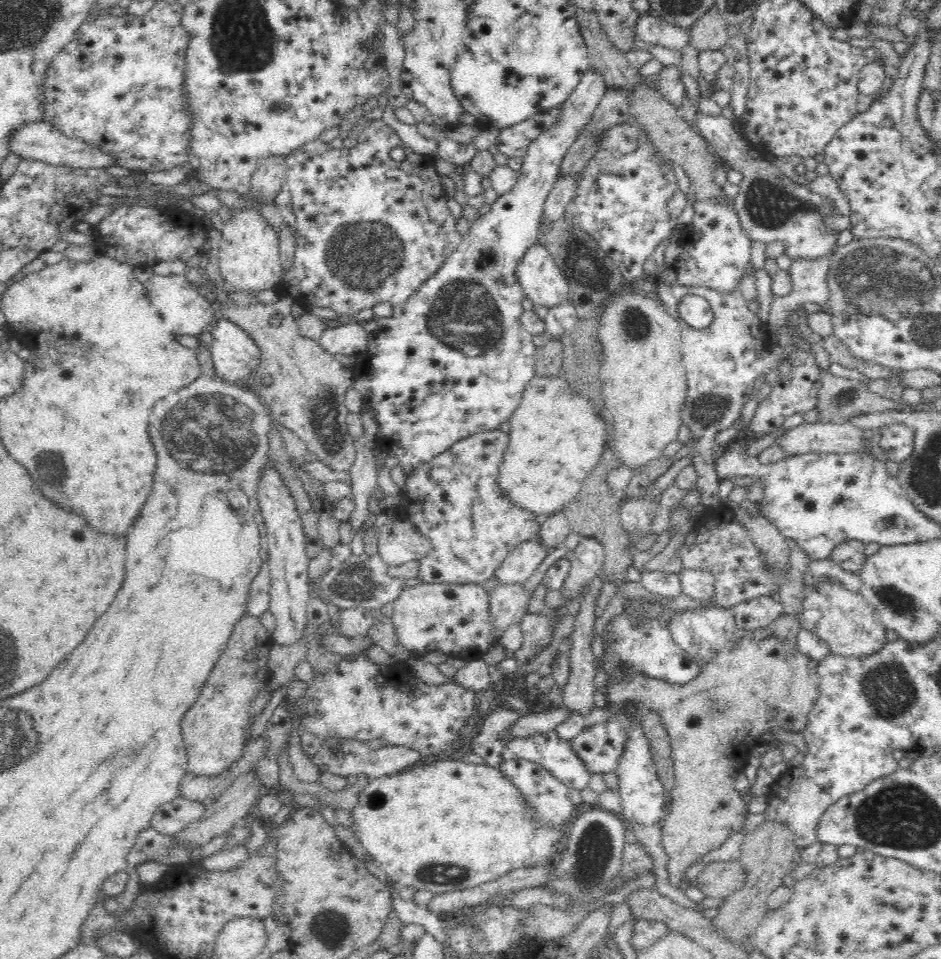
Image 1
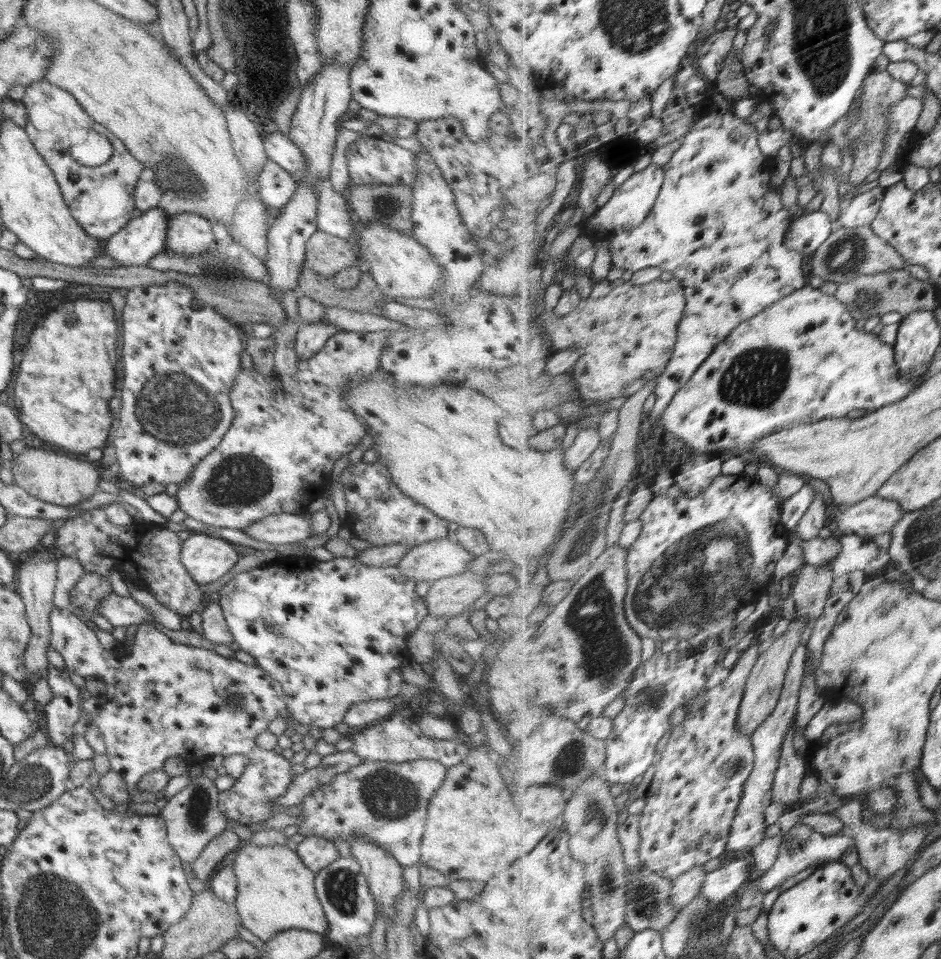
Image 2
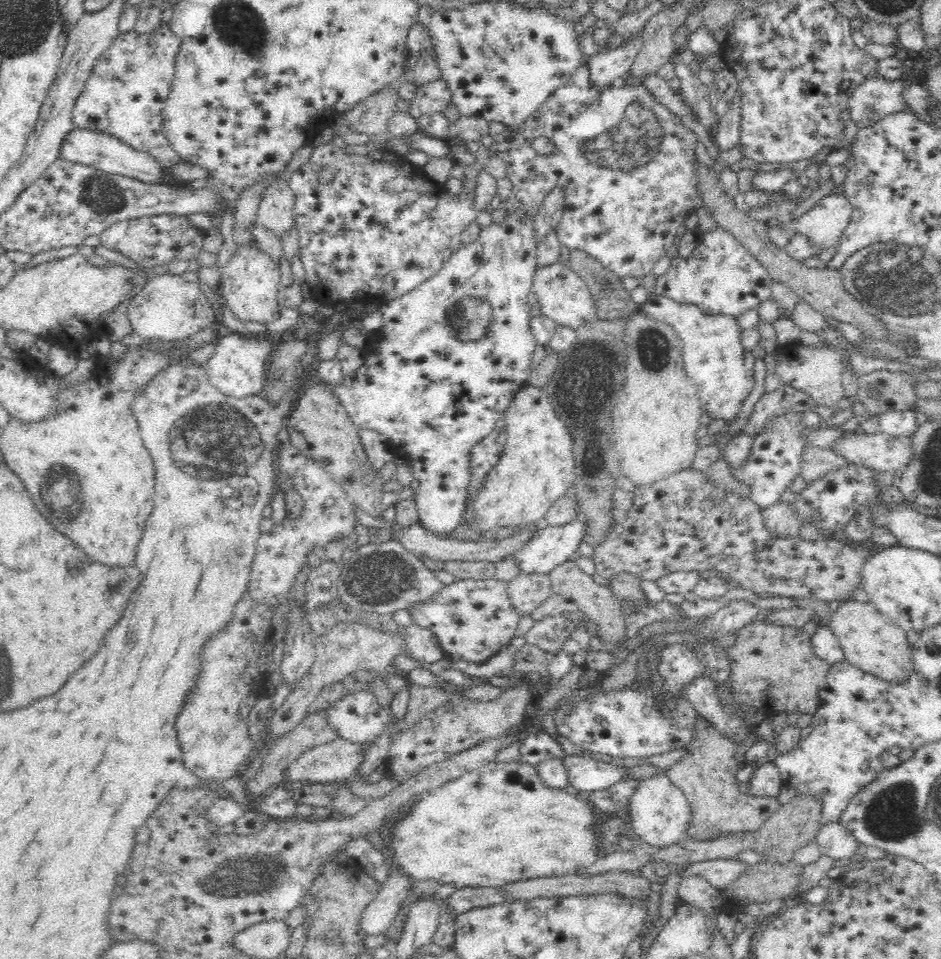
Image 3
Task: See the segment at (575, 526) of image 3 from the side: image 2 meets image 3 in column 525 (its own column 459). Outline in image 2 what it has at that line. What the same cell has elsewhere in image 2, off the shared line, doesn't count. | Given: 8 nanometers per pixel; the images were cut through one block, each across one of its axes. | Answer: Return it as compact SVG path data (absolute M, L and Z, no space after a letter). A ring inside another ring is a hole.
M438 538L408 549L398 561L400 572L412 582L433 582L468 570L474 556L466 552L456 540Z

